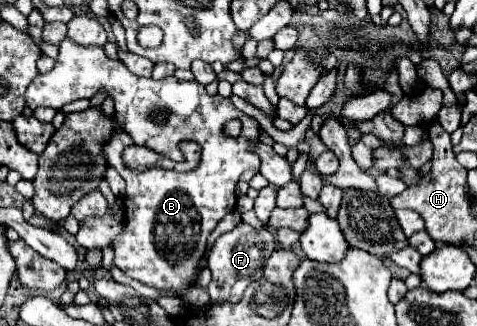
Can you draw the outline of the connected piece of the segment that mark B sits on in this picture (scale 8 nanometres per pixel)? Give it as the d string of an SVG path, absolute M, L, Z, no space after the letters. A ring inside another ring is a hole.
M65 39L59 45L59 55L55 59L55 67L49 73L37 75L31 85L25 91L25 103L31 109L37 107L51 107L61 109L61 105L67 105L77 99L91 99L103 91L107 97L115 103L115 131L103 145L105 159L109 167L113 167L127 183L125 187L125 231L115 239L115 259L113 263L127 273L129 277L165 291L177 291L185 293L191 287L191 279L197 273L197 263L205 253L207 237L217 227L217 223L235 209L237 195L235 185L243 171L247 169L259 169L259 155L255 153L255 143L259 143L261 127L253 117L243 115L229 99L221 95L207 95L205 87L195 81L179 81L177 77L165 77L159 81L153 81L149 77L137 77L133 75L119 59L109 59L103 51L103 47L83 47L71 39ZM231 119L241 119L243 123L243 135L239 137L227 137L223 133L223 125ZM167 139L191 139L201 145L203 157L197 169L189 173L175 173L175 171L163 171L163 169L147 169L147 171L131 171L123 165L123 149L129 145L147 145L147 143L163 143L163 149L167 149Z

